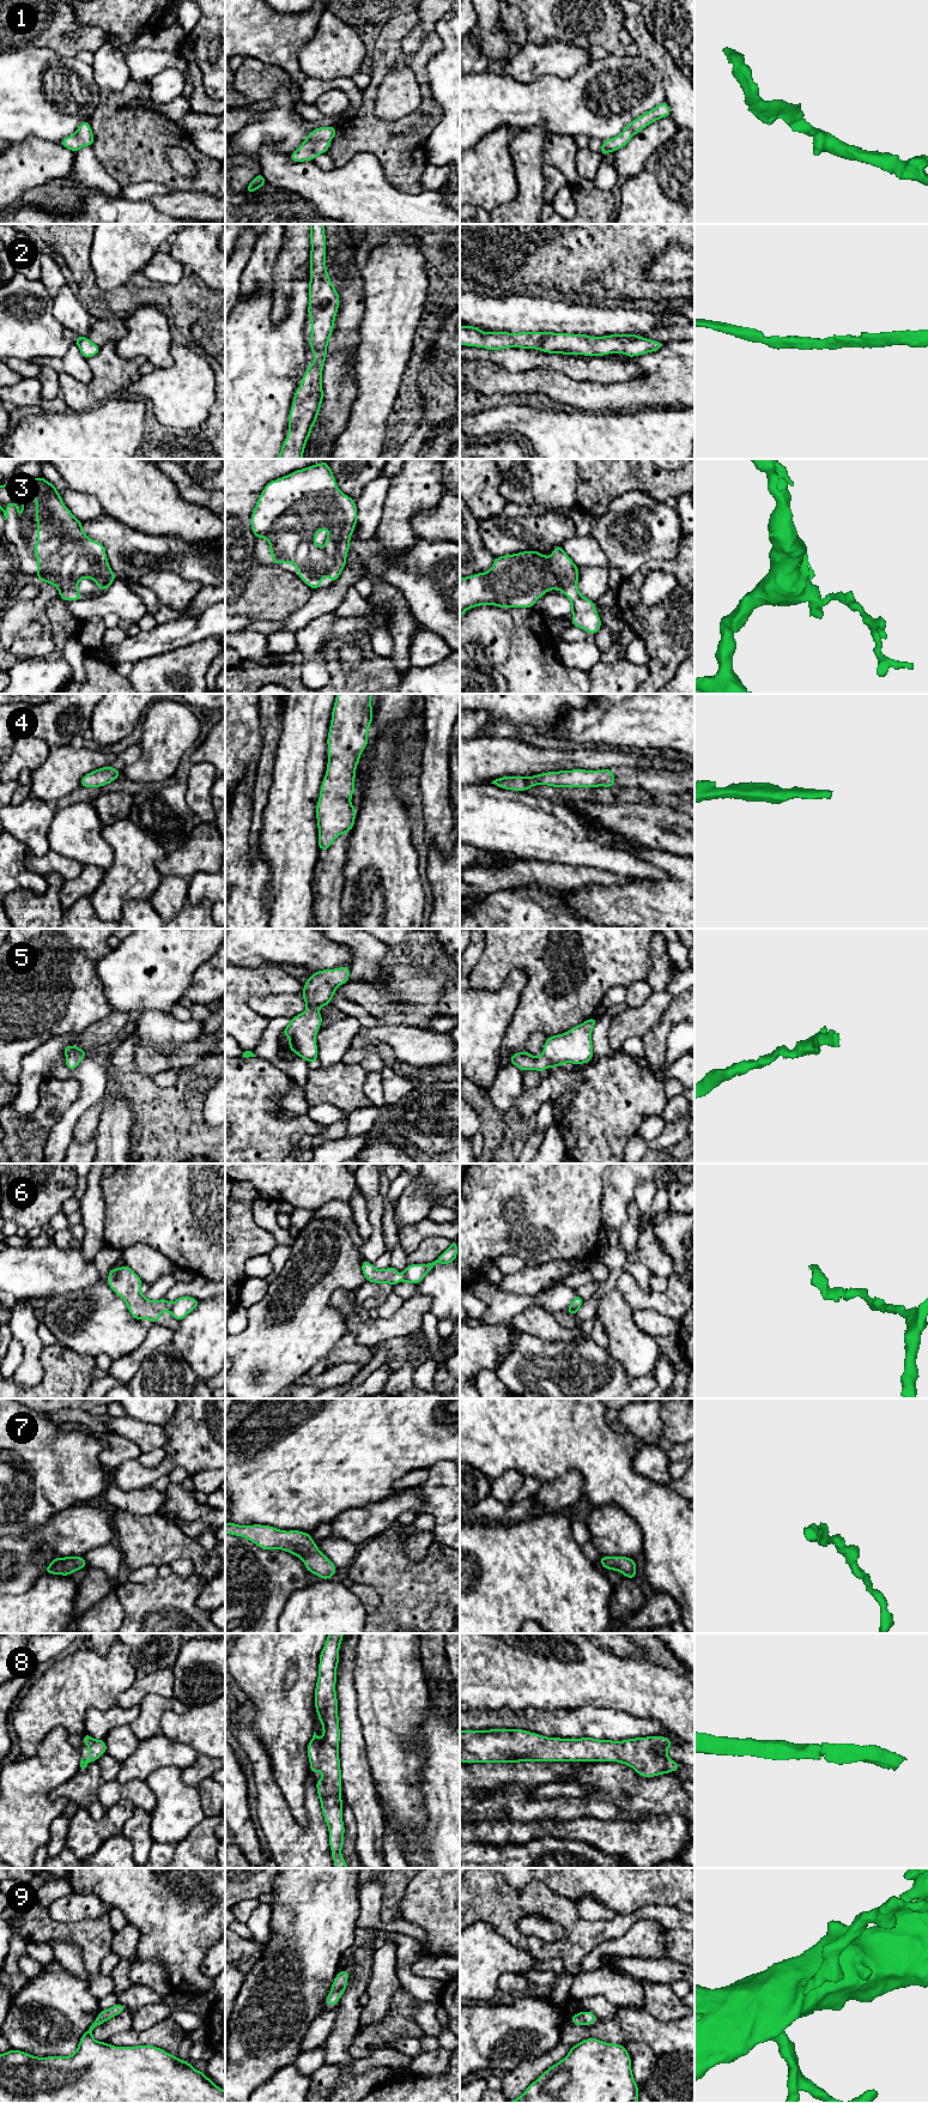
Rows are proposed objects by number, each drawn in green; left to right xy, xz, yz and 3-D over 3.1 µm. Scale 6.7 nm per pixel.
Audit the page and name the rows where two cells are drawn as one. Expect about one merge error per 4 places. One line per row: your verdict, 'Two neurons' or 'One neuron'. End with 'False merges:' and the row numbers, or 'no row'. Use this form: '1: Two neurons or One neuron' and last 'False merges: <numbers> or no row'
1: One neuron
2: One neuron
3: One neuron
4: One neuron
5: One neuron
6: Two neurons
7: One neuron
8: One neuron
9: One neuron
False merges: 6

